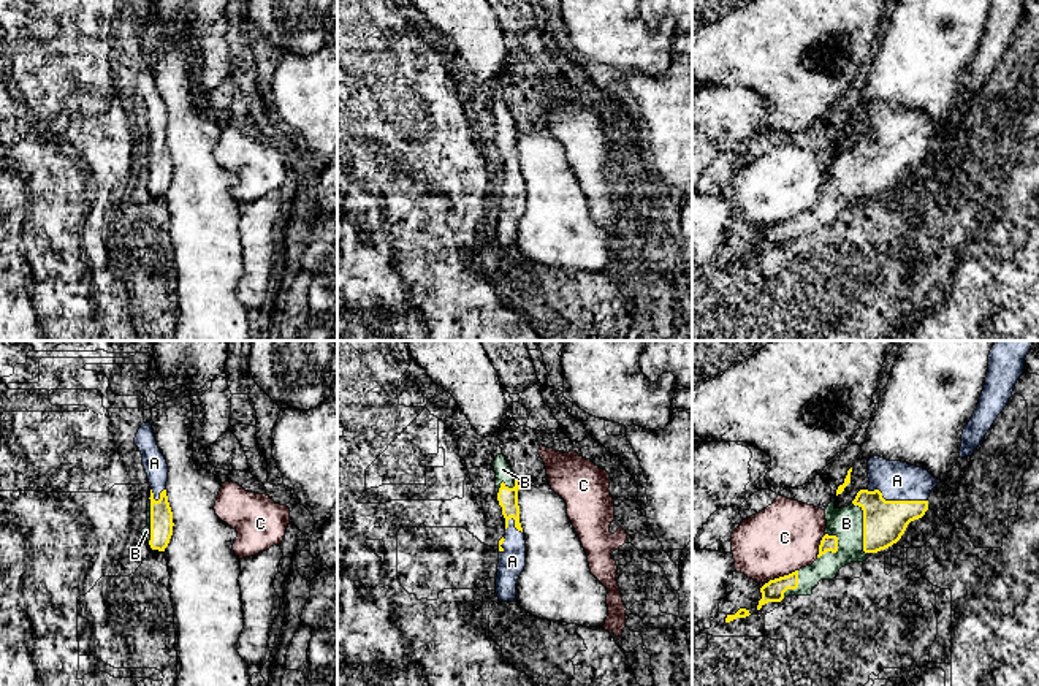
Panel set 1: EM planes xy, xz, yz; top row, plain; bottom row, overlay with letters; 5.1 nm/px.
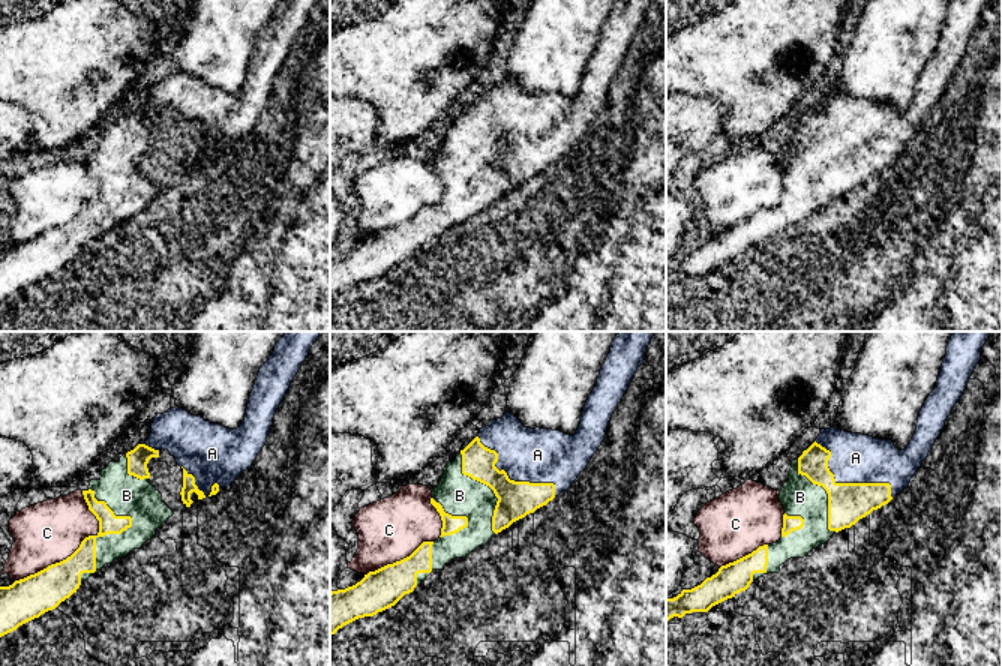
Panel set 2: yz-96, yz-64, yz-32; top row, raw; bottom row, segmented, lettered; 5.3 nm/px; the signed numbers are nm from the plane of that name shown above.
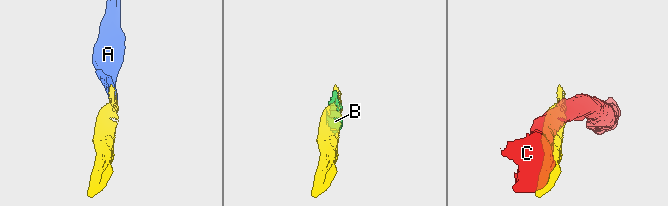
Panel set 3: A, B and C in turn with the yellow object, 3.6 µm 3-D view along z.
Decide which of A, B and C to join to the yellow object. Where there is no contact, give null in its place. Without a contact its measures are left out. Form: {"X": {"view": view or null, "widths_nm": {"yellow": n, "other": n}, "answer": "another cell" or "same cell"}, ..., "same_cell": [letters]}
{"A": {"view": "yz", "widths_nm": {"yellow": 220, "other": 200}, "answer": "same cell"}, "B": {"view": "yz", "widths_nm": {"yellow": 220, "other": 170}, "answer": "same cell"}, "C": {"view": "yz", "widths_nm": {"yellow": 110, "other": 360}, "answer": "another cell"}, "same_cell": ["A", "B"]}

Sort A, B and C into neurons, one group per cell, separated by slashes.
A B / C

